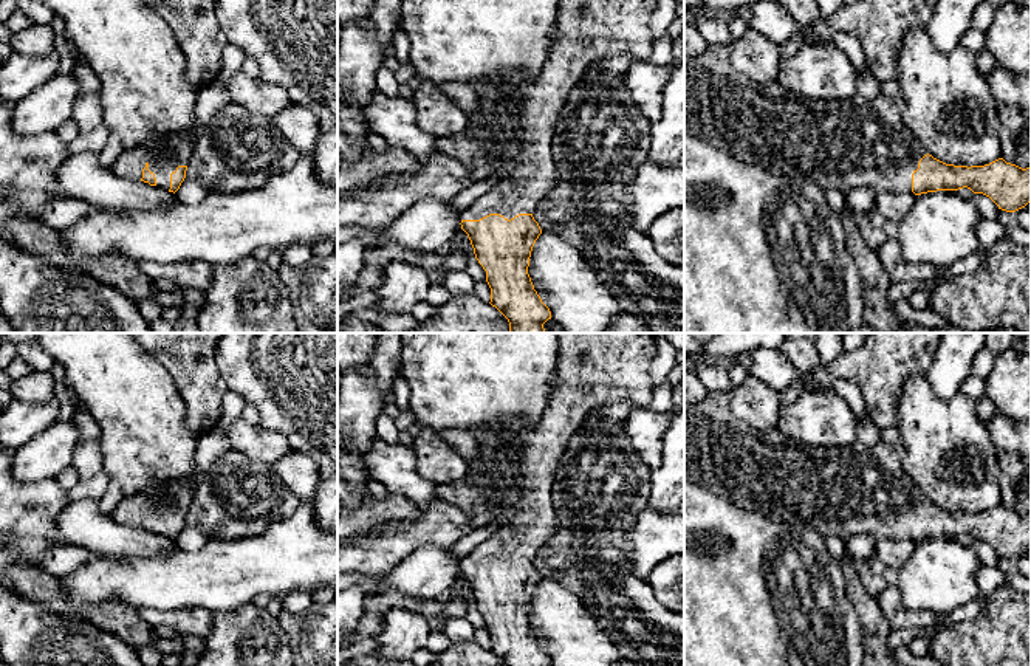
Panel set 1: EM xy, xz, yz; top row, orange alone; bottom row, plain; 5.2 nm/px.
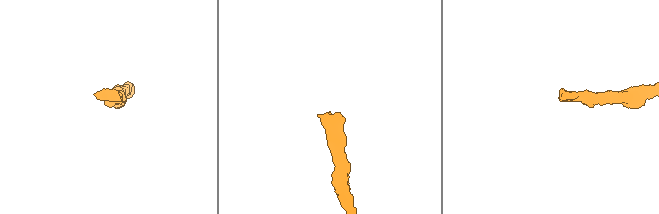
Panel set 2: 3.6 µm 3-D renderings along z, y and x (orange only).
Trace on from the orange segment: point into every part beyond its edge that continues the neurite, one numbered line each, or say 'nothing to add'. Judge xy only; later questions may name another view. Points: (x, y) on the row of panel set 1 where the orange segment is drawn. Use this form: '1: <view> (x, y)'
1: xy (164, 154)

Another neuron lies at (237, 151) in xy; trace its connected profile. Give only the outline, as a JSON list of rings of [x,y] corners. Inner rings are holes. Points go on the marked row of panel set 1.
[[[229,102],[200,127],[186,178],[175,194],[195,206],[215,192],[255,191],[299,158],[269,116]]]

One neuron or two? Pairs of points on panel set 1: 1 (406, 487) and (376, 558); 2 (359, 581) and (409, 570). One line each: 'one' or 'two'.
1: two
2: one

